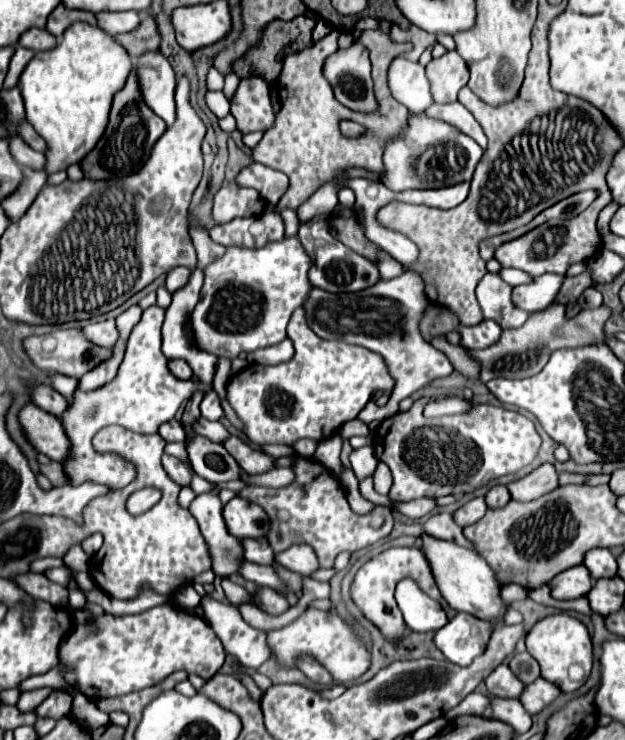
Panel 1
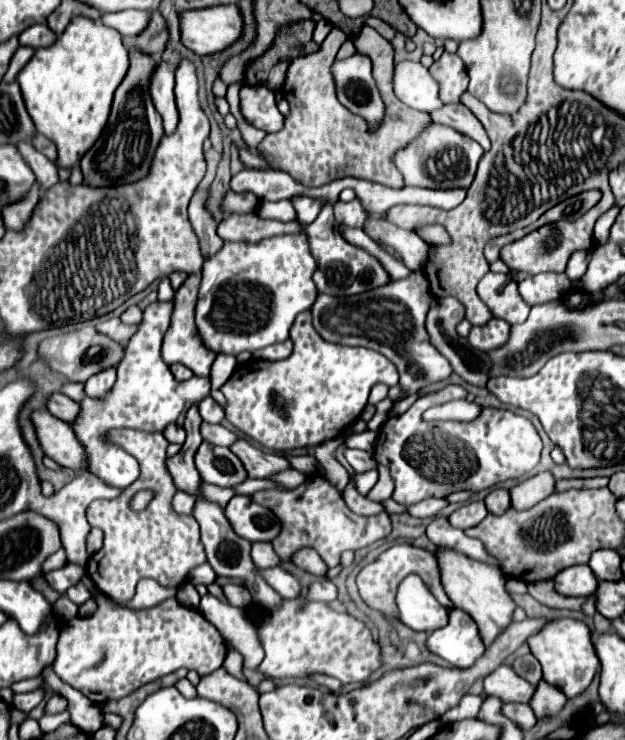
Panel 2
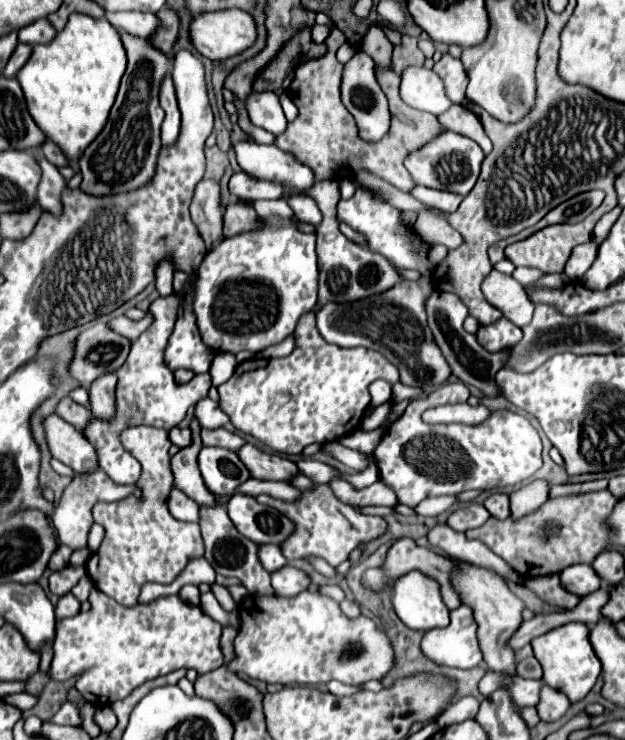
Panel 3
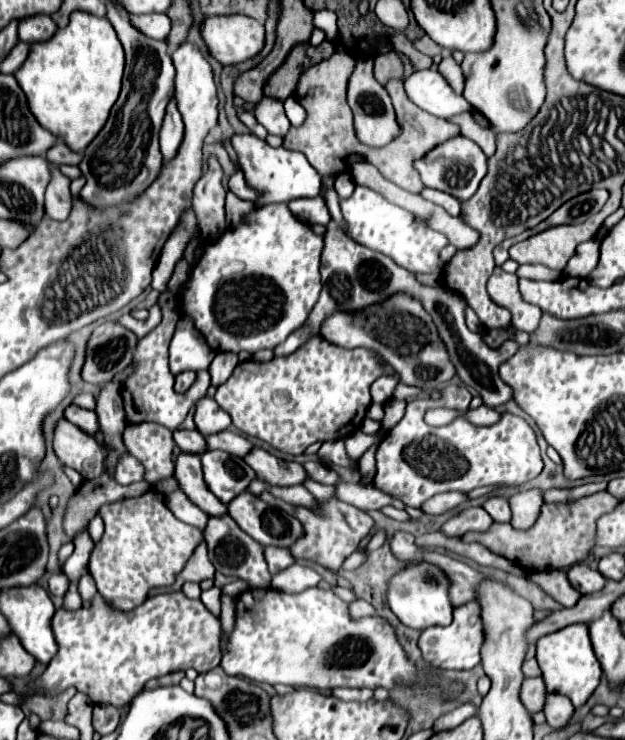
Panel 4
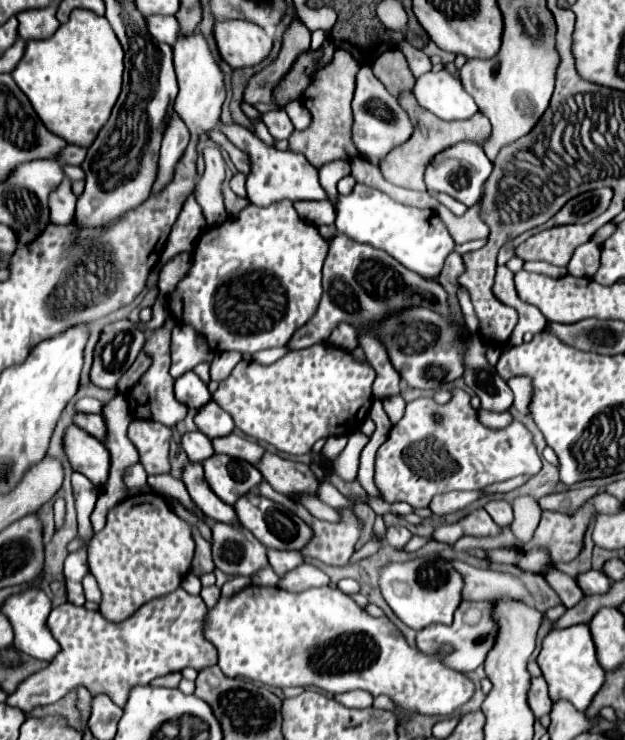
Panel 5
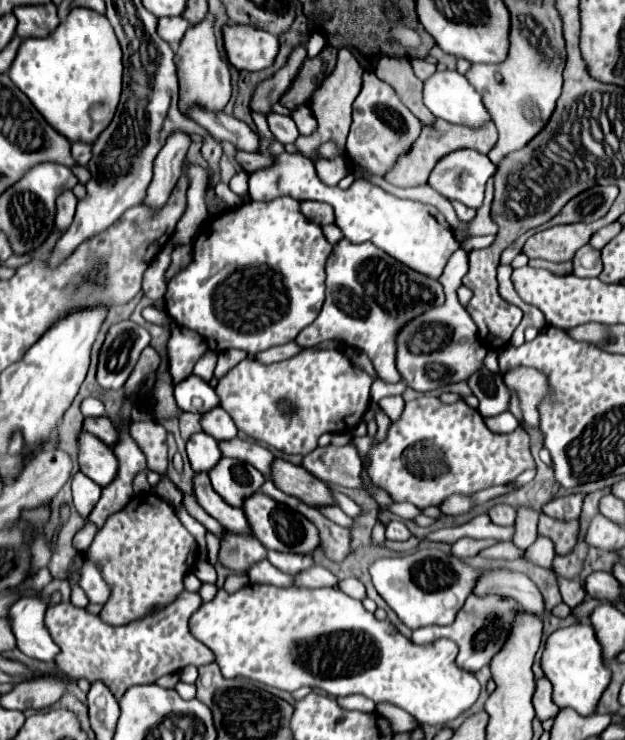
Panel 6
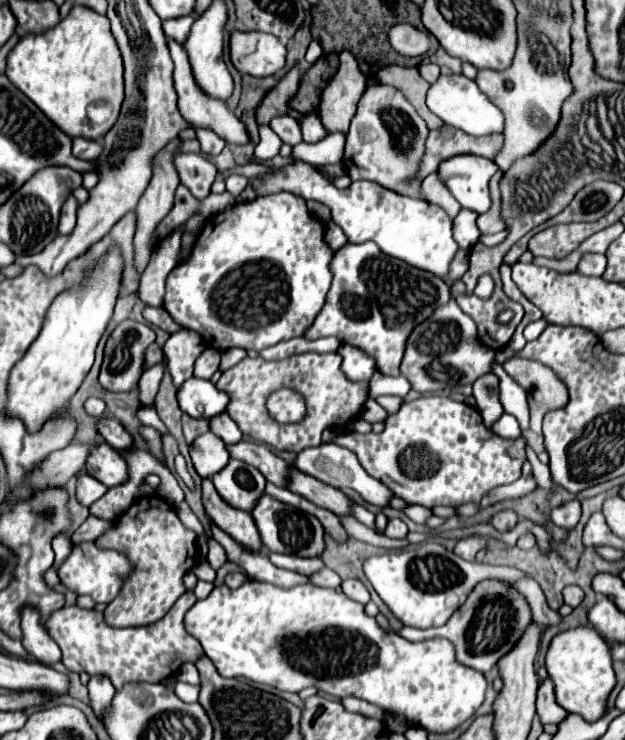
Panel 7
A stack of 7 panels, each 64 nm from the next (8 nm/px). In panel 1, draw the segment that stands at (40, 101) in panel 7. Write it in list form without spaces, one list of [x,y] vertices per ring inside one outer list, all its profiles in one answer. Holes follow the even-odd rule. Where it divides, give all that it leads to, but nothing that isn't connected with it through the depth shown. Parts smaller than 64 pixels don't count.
[[[74,22],[56,48],[40,52],[28,62],[18,86],[28,122],[50,146],[50,154],[46,154],[48,174],[78,164],[94,148],[106,130],[112,98],[126,82],[130,70],[130,56],[116,38],[82,22]]]

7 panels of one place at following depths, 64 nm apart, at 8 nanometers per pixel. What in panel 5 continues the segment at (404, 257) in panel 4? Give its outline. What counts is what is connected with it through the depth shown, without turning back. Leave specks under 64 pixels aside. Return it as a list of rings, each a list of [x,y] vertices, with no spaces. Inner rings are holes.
[[[356,184],[346,196],[336,198],[336,230],[350,236],[356,242],[370,244],[388,252],[402,266],[418,272],[424,278],[436,278],[444,266],[446,256],[454,250],[454,240],[448,228],[442,224],[434,210],[414,208],[392,200],[384,192],[370,188],[366,184]]]

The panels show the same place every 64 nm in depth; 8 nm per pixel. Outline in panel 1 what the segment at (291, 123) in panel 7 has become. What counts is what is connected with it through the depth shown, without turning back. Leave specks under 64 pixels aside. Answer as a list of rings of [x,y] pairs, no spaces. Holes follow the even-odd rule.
[[[258,76],[242,80],[234,94],[230,112],[236,118],[240,132],[270,130],[274,126],[276,112],[272,108],[270,86],[266,84],[266,80],[262,80]]]

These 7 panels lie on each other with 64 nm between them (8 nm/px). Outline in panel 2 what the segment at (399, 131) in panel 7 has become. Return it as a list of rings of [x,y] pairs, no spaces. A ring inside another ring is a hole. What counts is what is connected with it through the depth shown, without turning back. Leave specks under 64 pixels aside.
[[[354,54],[346,60],[336,60],[332,66],[336,92],[342,106],[356,116],[362,116],[374,132],[384,120],[384,100],[372,78],[372,62],[364,54]]]

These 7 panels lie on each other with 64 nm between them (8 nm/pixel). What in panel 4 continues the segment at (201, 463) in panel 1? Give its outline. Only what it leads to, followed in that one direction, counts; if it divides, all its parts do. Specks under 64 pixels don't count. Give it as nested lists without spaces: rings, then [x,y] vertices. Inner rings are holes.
[[[208,450],[202,456],[202,470],[208,488],[228,504],[238,494],[242,494],[252,480],[256,480],[256,472],[244,462],[244,458],[230,456],[222,450]]]

